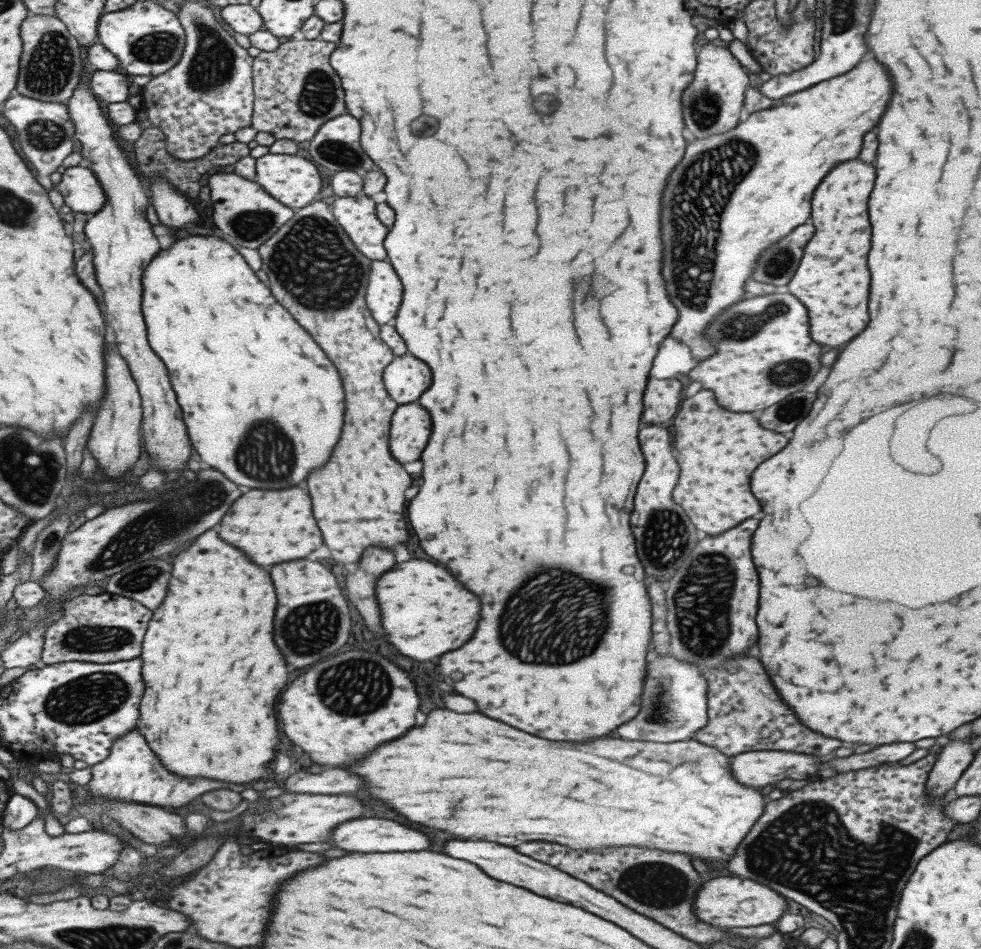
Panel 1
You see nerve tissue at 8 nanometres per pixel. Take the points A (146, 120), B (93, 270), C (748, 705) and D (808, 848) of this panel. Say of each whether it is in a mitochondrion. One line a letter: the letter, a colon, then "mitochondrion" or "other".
A: other
B: other
C: other
D: mitochondrion

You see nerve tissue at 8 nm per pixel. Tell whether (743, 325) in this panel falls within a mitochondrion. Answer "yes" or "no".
yes

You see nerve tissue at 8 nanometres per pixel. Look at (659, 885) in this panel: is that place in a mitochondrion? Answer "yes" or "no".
yes

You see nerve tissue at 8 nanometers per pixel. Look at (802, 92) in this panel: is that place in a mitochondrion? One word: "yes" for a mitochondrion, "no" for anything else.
no

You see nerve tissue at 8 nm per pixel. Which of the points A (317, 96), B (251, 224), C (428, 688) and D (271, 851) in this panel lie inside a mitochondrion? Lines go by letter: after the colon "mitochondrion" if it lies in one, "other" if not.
A: mitochondrion
B: mitochondrion
C: other
D: other

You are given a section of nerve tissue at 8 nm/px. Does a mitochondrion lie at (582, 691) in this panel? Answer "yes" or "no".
no

